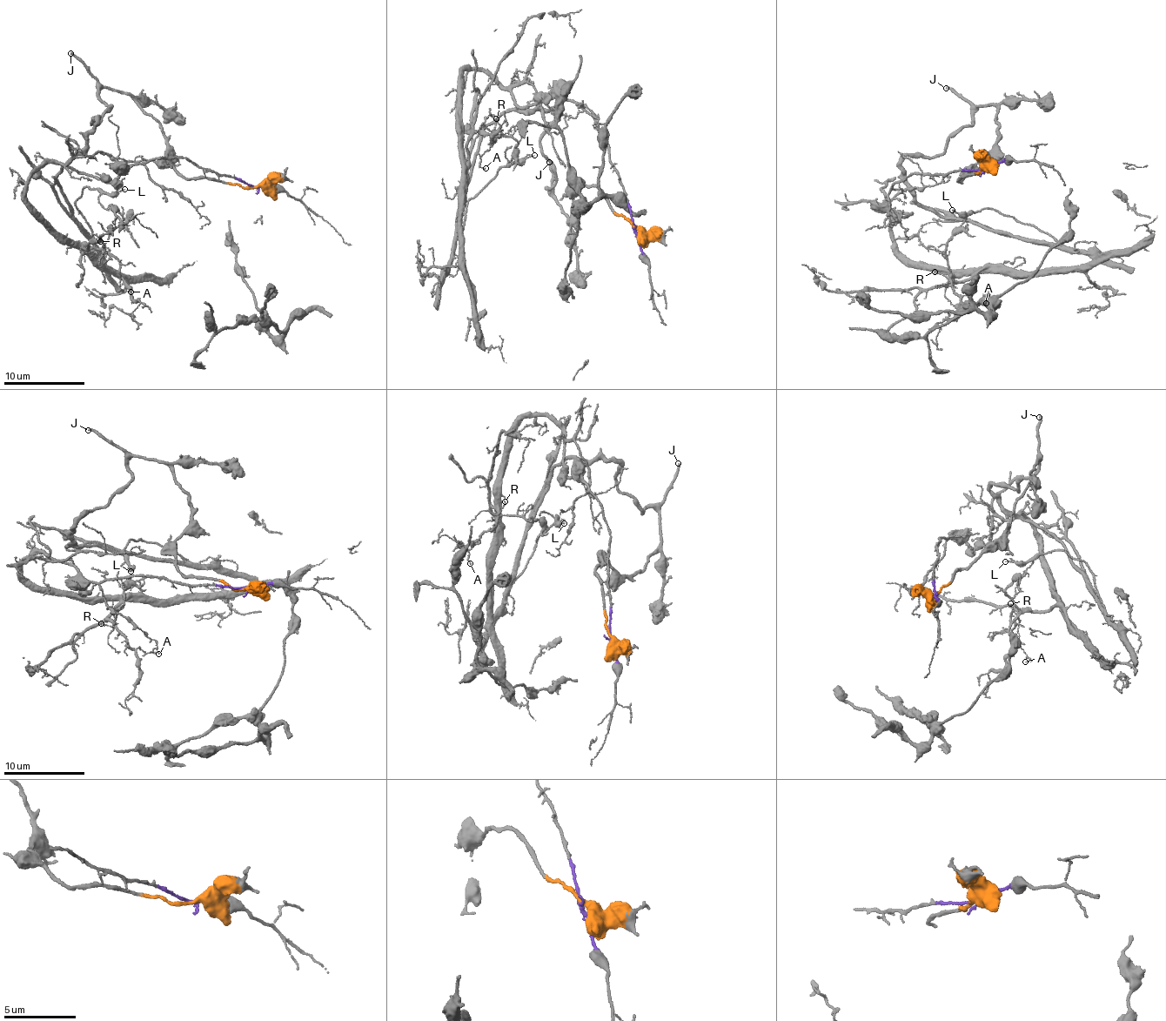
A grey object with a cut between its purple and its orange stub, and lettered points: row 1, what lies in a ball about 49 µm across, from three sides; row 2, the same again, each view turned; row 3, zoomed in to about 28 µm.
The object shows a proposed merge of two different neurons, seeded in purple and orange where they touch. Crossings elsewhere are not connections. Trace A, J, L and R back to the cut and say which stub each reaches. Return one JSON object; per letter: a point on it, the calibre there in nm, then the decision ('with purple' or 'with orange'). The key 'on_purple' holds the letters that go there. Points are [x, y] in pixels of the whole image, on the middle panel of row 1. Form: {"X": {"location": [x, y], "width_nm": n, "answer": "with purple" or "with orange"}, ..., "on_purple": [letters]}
{"A": {"location": [485, 168], "width_nm": 90, "answer": "with purple"}, "J": {"location": [549, 162], "width_nm": 200, "answer": "with orange"}, "L": {"location": [534, 155], "width_nm": 110, "answer": "with orange"}, "R": {"location": [496, 118], "width_nm": 110, "answer": "with purple"}, "on_purple": ["A", "R"]}

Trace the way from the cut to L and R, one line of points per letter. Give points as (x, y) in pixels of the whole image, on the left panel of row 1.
L: (255, 187), (185, 178), (160, 124), (104, 88), (111, 107), (57, 182), (91, 236), (83, 188), (125, 190)
R: (255, 187), (185, 157), (106, 181), (49, 163), (33, 173), (36, 212), (83, 253), (105, 250), (99, 240)

